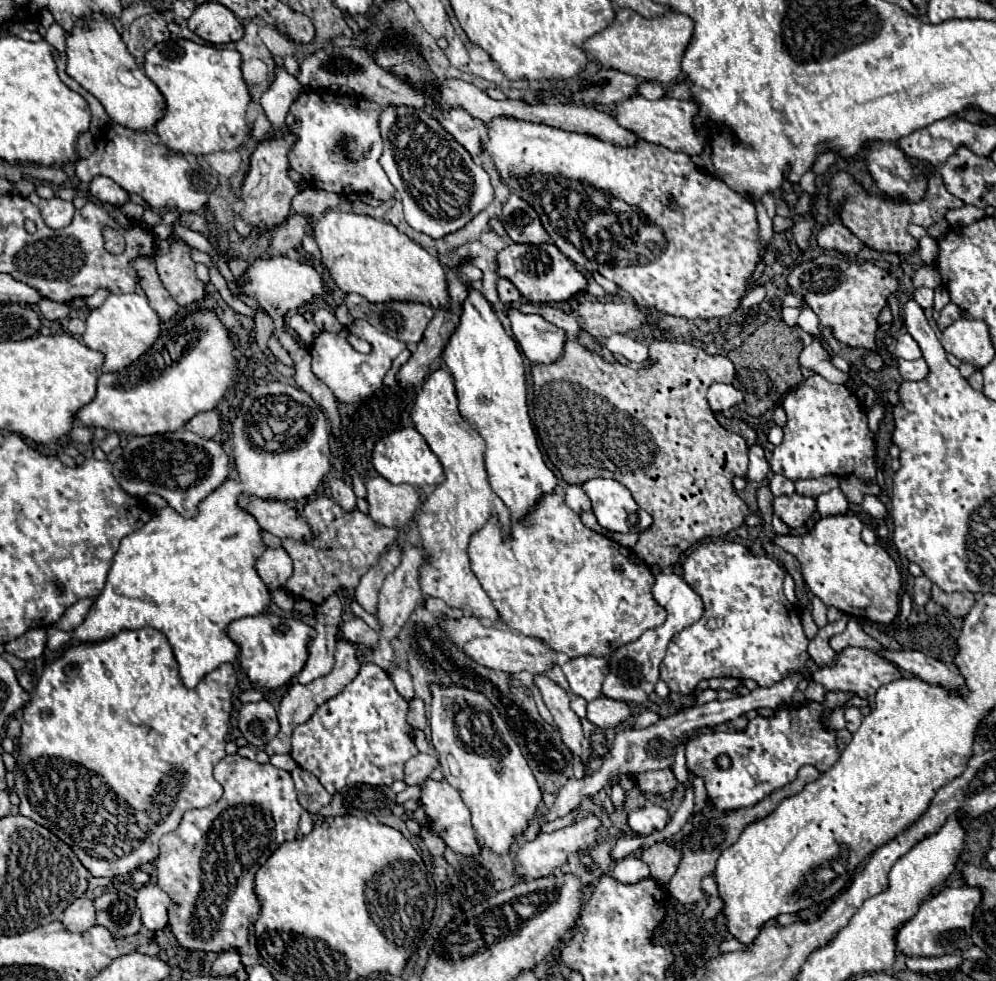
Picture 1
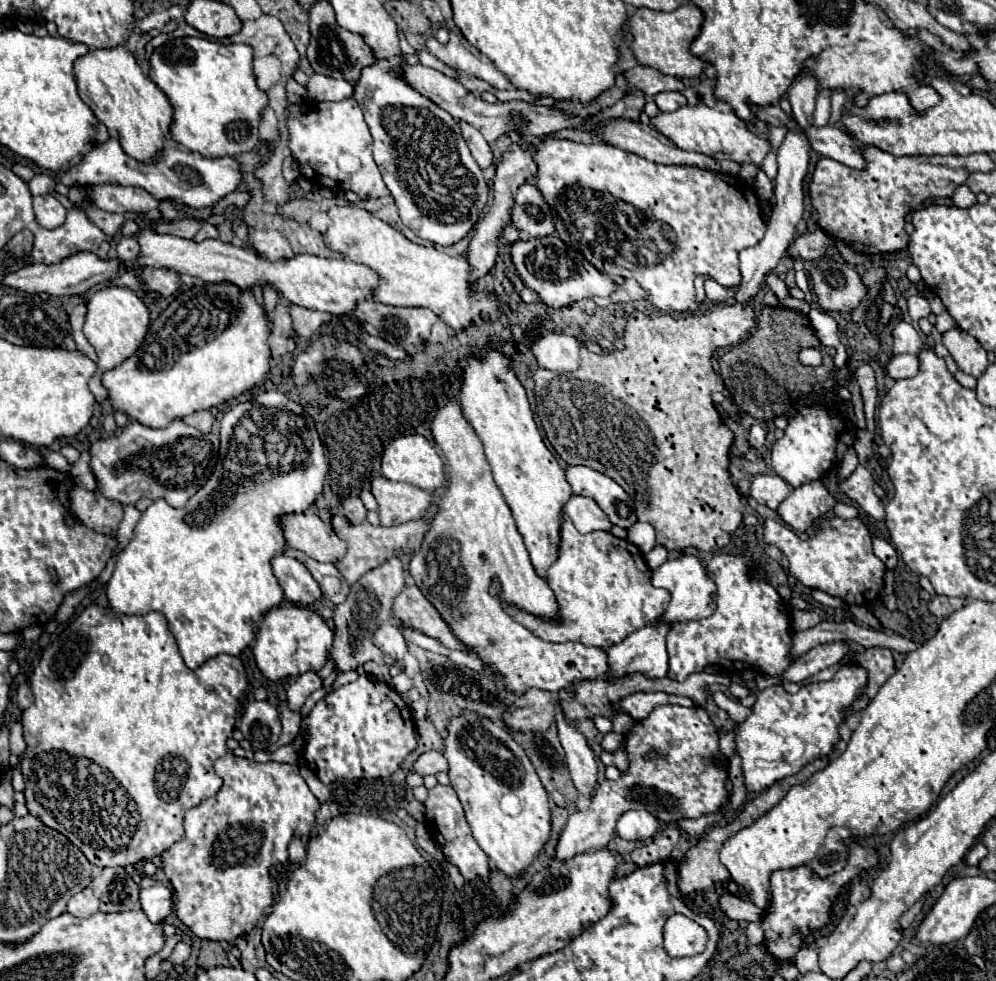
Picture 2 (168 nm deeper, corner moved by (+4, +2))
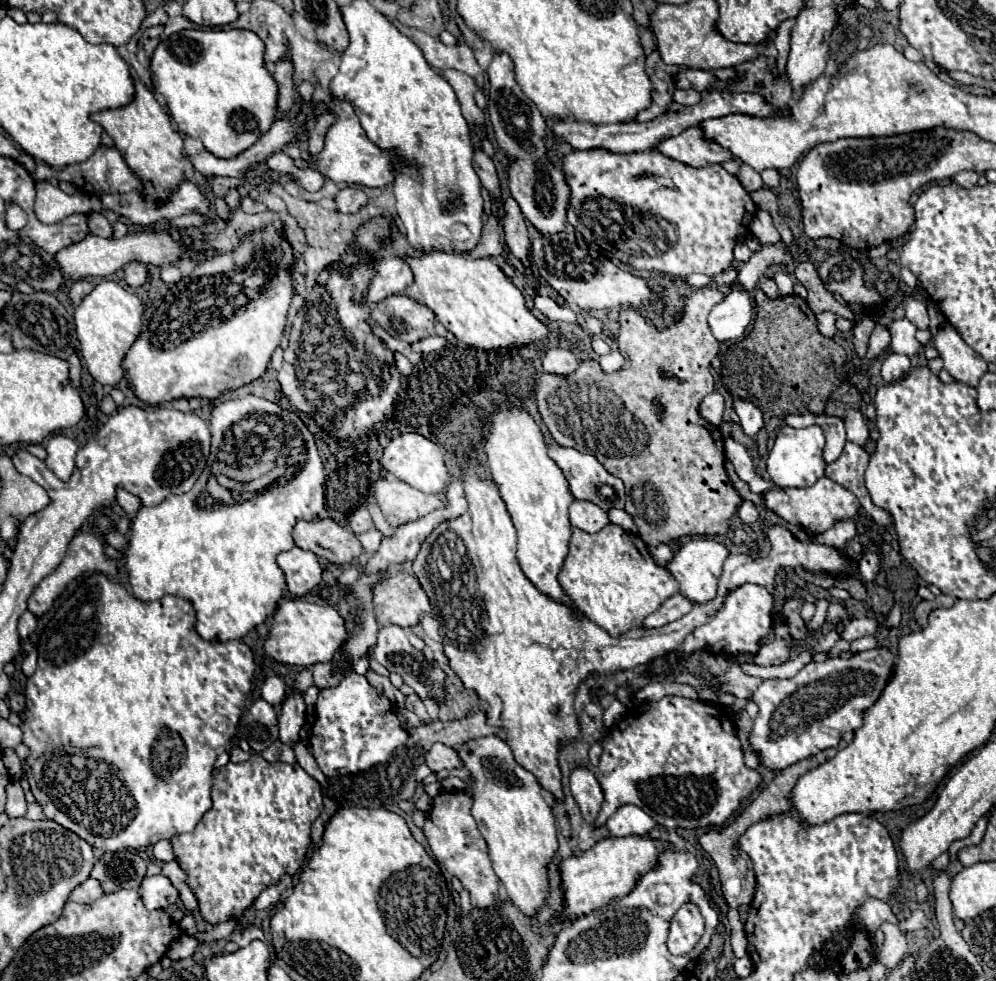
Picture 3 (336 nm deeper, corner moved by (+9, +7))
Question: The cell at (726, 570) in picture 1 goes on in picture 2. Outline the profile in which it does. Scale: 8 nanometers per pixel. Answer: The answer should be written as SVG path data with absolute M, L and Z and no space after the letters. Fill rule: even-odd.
M717 553L705 561L705 571L717 585L717 609L705 619L683 621L669 629L669 679L685 681L691 673L725 661L733 669L751 667L763 675L783 673L793 663L791 623L783 599L763 575L763 563L747 555ZM755 573L761 573L761 577L755 577Z

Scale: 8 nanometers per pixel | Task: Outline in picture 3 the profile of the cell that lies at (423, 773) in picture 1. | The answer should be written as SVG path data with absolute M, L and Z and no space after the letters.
M436 742L432 750L426 756L426 764L430 770L440 772L440 770L452 770L452 768L462 768L462 762L458 758L458 752L442 742Z

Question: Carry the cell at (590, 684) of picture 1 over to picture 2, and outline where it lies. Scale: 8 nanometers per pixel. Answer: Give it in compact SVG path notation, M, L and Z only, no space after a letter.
M651 623L651 625L631 633L629 637L625 637L621 643L605 649L607 665L609 665L605 679L615 681L615 679L621 679L621 677L627 677L627 675L633 675L633 673L641 673L649 679L667 677L667 671L669 671L669 659L667 659L667 649L665 649L665 633L667 631L669 631L669 625Z

